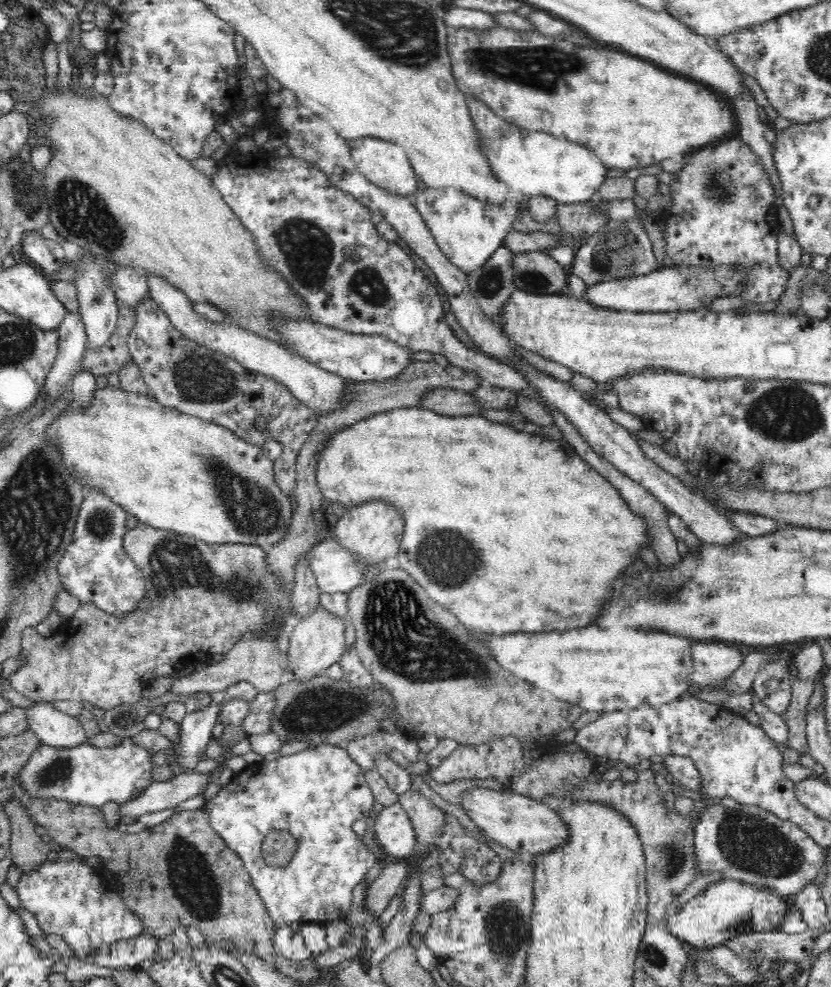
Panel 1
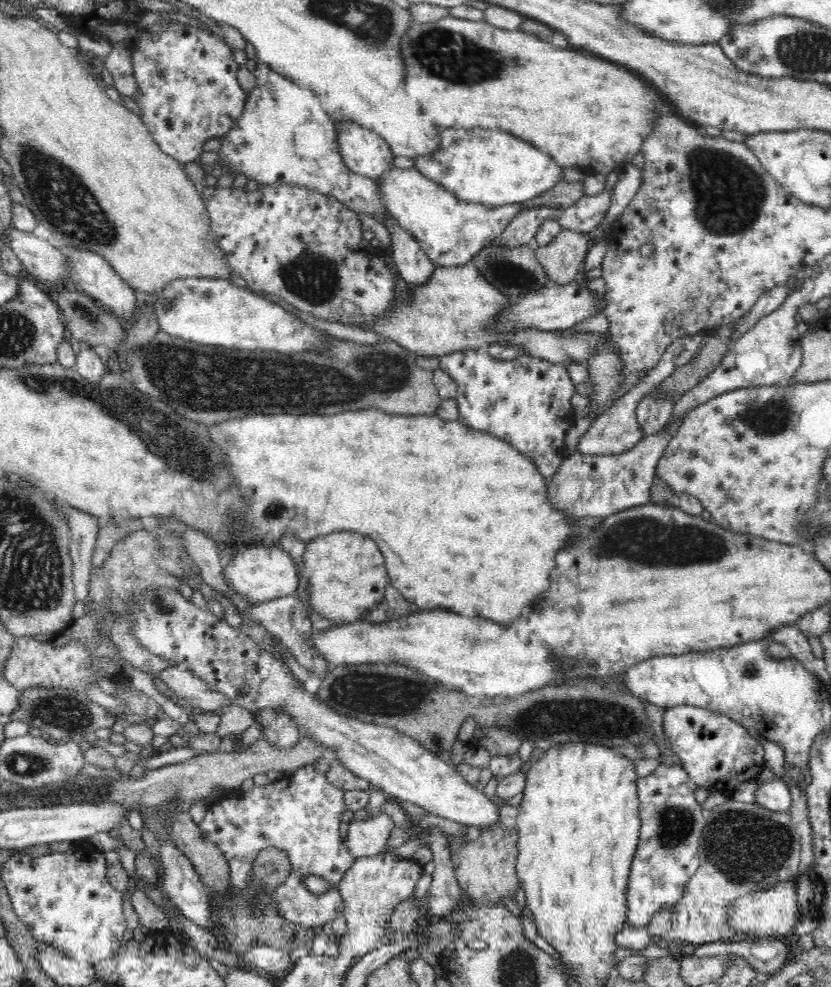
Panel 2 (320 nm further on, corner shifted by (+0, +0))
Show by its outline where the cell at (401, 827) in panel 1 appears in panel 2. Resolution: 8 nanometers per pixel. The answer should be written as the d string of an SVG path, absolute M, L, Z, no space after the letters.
M385 813L374 818L359 815L349 823L344 843L356 859L374 856L386 849L394 825L392 817Z

